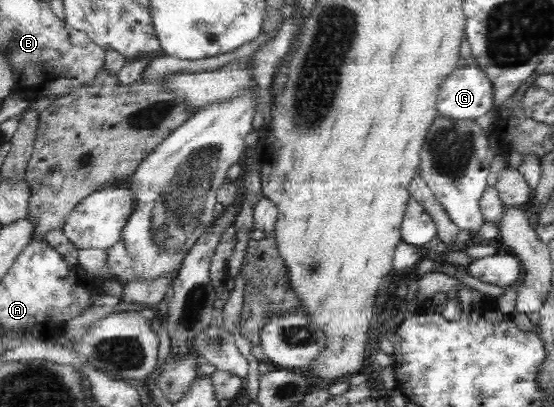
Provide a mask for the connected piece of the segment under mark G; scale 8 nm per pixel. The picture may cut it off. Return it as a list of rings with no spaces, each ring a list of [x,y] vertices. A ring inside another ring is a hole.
[[[472,61],[447,76],[436,101],[437,117],[457,121],[477,121],[493,106],[494,88]]]

